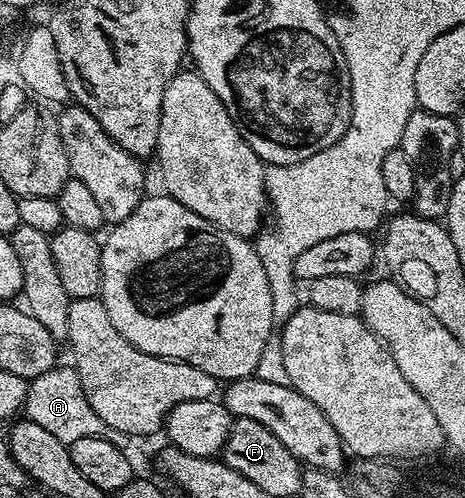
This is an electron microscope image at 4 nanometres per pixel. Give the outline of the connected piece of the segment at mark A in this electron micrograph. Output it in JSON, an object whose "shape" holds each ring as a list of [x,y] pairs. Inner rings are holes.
{"shape":[[[55,365],[54,369],[44,372],[44,376],[36,376],[29,383],[29,390],[24,407],[24,414],[29,421],[40,424],[56,440],[67,444],[85,438],[108,440],[108,444],[122,446],[124,436],[116,428],[104,424],[96,412],[92,412],[92,404],[88,404],[88,396],[84,396],[84,388],[80,384],[80,376],[73,365]]]}

